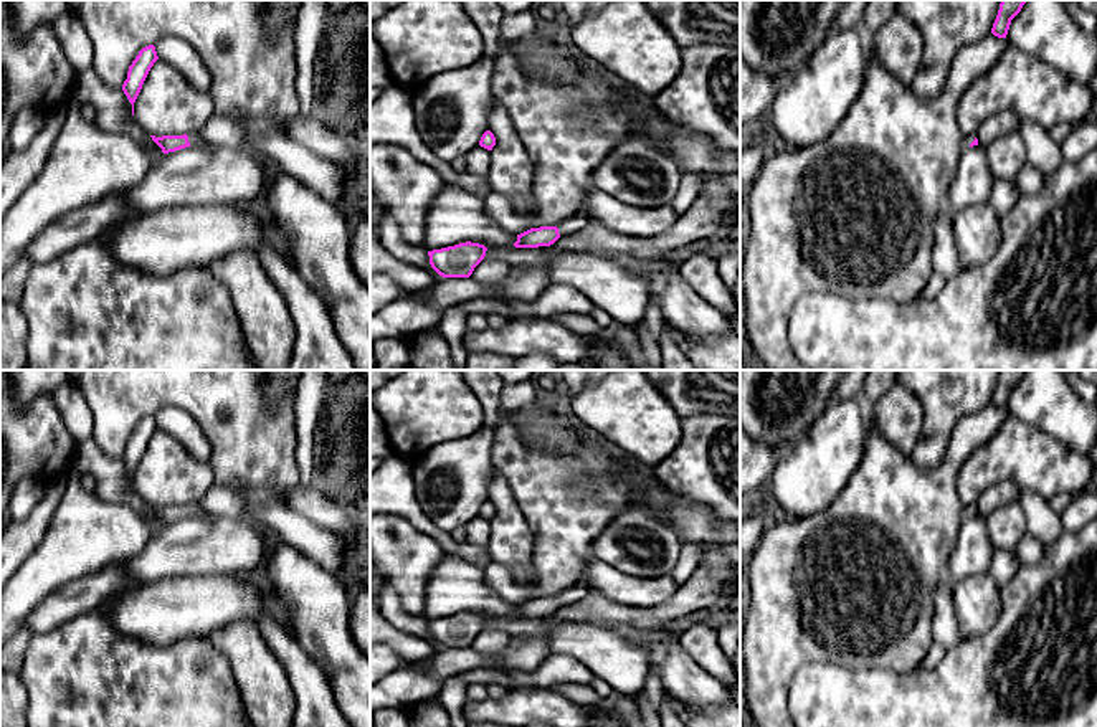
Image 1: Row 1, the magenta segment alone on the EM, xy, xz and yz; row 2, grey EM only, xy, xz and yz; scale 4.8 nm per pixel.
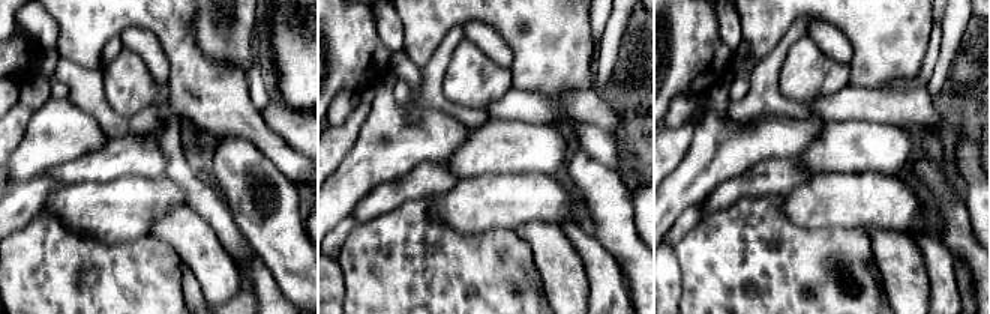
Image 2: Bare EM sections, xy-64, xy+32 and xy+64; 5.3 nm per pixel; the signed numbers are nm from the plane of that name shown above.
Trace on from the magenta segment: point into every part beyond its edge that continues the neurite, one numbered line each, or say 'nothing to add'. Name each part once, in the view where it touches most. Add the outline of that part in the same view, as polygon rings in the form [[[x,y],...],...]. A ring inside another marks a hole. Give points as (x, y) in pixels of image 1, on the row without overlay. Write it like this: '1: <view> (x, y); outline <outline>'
1: xy (194, 509); outline [[[190,504],[190,506],[188,506],[188,512],[190,512],[190,516],[200,516],[202,519],[205,519],[205,520],[208,520],[208,522],[213,522],[213,520],[216,519],[215,516],[205,512],[203,509],[200,509],[200,507],[195,506],[195,504]]]

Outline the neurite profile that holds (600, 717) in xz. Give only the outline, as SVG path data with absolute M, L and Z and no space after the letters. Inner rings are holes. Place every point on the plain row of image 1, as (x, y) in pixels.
M590 707L591 725L590 727L624 727L613 714L611 709Z

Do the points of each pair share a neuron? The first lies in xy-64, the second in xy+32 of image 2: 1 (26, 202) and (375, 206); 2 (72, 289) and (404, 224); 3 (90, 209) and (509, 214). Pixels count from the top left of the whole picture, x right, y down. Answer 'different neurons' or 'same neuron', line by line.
1: same neuron
2: same neuron
3: same neuron

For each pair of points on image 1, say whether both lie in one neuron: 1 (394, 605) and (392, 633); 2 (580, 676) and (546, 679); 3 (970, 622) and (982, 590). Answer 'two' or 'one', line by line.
1: two
2: one
3: one

